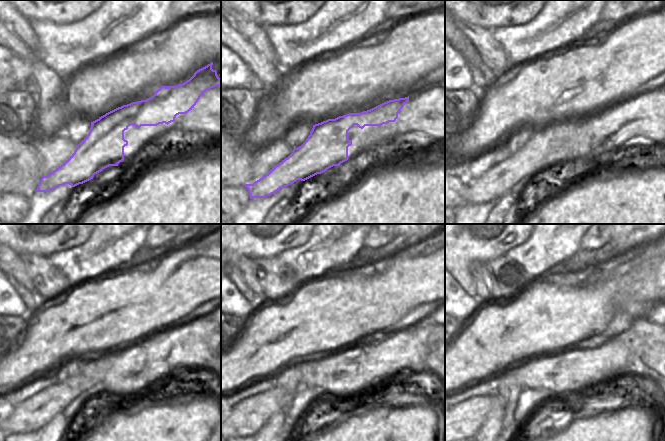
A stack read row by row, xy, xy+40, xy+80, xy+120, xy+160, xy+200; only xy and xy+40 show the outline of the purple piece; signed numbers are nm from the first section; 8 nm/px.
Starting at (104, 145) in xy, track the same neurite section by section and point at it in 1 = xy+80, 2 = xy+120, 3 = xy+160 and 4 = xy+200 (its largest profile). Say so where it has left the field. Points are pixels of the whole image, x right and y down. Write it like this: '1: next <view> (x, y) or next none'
1: next xy+80 (546, 145)
2: next xy+120 (34, 413)
3: next xy+160 (248, 416)
4: next xy+200 (465, 419)

